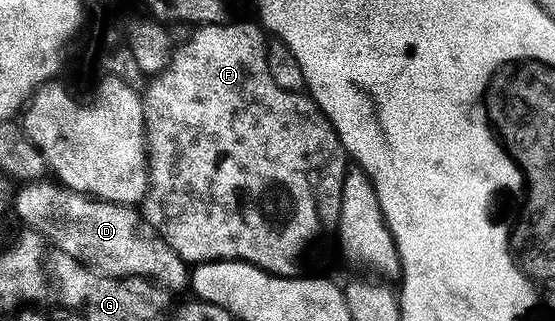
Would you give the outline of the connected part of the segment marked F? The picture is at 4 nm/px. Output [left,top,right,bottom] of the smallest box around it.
[143,21,347,277]

